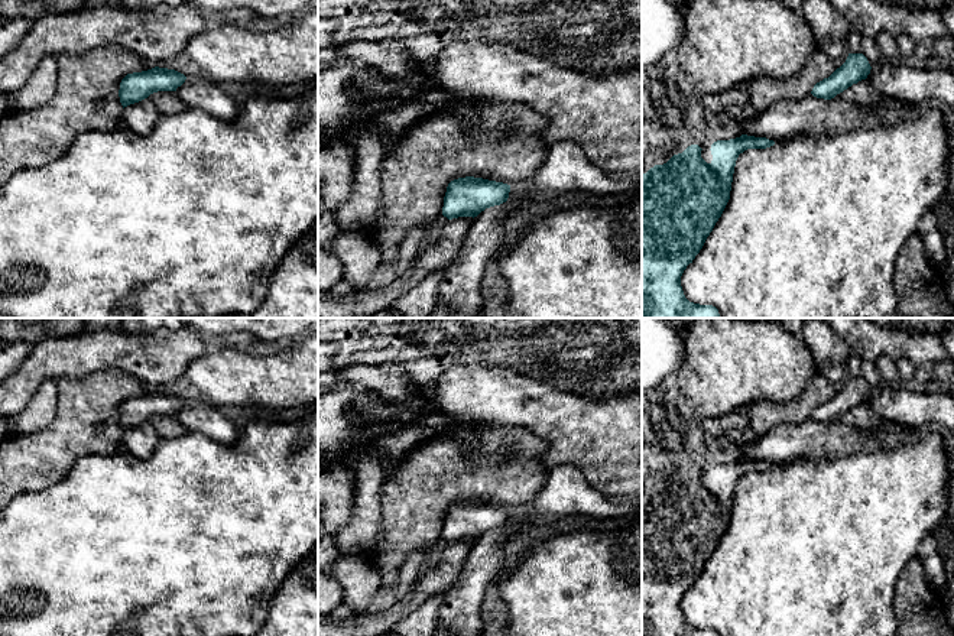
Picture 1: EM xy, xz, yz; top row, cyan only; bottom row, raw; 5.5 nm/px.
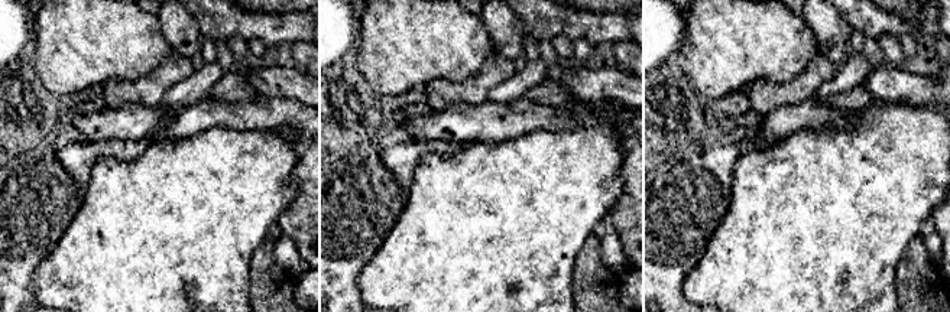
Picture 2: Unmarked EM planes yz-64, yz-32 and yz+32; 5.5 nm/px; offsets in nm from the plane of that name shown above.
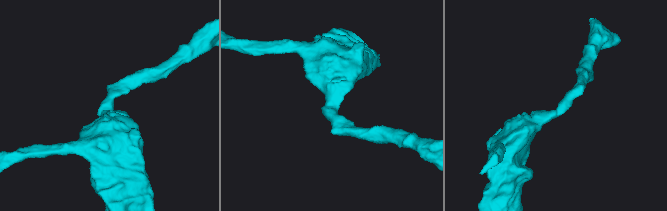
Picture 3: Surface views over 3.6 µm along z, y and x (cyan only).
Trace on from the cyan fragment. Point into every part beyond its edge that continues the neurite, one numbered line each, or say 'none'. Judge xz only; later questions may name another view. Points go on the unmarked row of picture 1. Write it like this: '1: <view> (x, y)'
none

